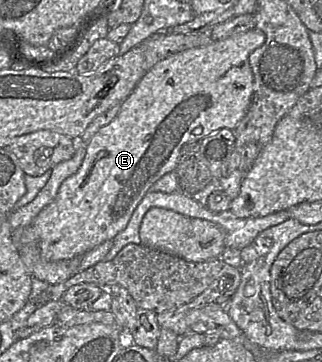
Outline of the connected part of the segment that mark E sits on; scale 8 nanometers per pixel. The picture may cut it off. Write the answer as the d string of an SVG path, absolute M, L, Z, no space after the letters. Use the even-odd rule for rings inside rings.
M251 29L222 40L213 40L203 47L179 52L148 70L121 103L114 120L86 142L86 154L80 168L62 182L54 200L24 230L21 241L36 240L45 259L60 261L82 256L103 242L114 239L125 229L152 185L165 174L175 171L180 151L186 143L201 140L223 128L236 128L253 95L249 55L264 41L263 31Z

